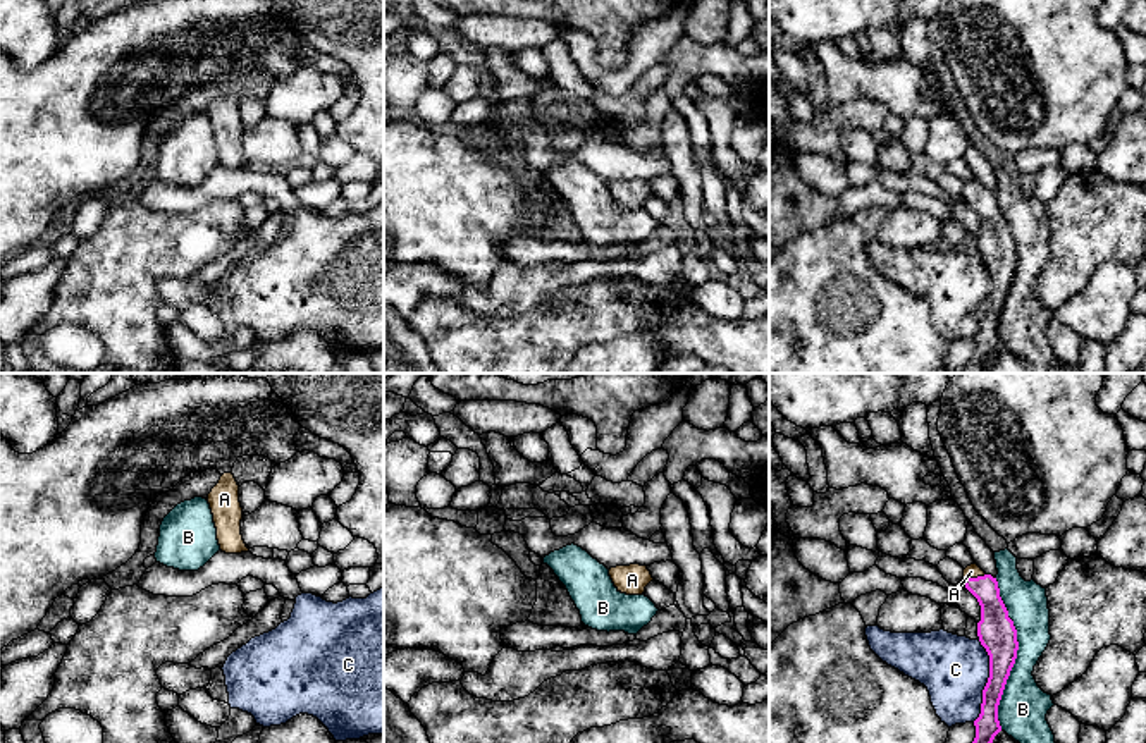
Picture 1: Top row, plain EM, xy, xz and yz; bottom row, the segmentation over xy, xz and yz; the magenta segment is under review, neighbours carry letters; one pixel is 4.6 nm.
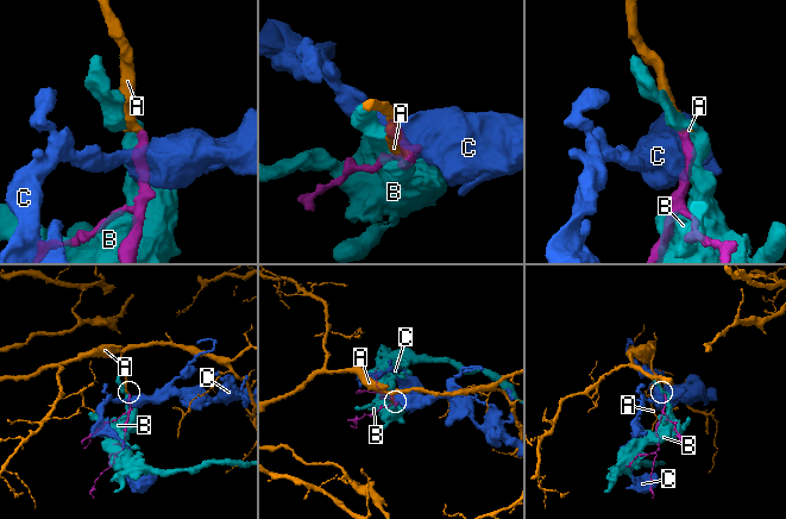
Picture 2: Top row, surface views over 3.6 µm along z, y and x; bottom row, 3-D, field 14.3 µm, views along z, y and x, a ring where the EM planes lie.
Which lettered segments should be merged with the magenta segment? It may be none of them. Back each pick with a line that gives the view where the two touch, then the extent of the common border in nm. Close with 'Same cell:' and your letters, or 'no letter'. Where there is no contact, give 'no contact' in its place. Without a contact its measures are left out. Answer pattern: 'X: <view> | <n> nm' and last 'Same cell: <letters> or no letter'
A: yz | 110 nm
Same cell: A

